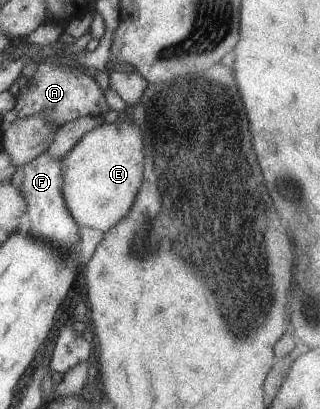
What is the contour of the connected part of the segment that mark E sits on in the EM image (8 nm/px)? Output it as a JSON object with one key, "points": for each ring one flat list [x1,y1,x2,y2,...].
{"points":[[123,118,104,123,83,135,63,159,62,195,80,228,92,227,105,232,128,215,144,177,144,137,137,125]]}

